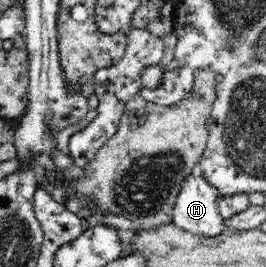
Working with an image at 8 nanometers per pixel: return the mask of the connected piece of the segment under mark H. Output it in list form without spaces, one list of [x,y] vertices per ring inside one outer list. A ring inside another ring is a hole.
[[[194,171],[182,185],[171,223],[204,238],[217,237],[225,232],[218,197],[217,192],[203,179],[203,174]]]

